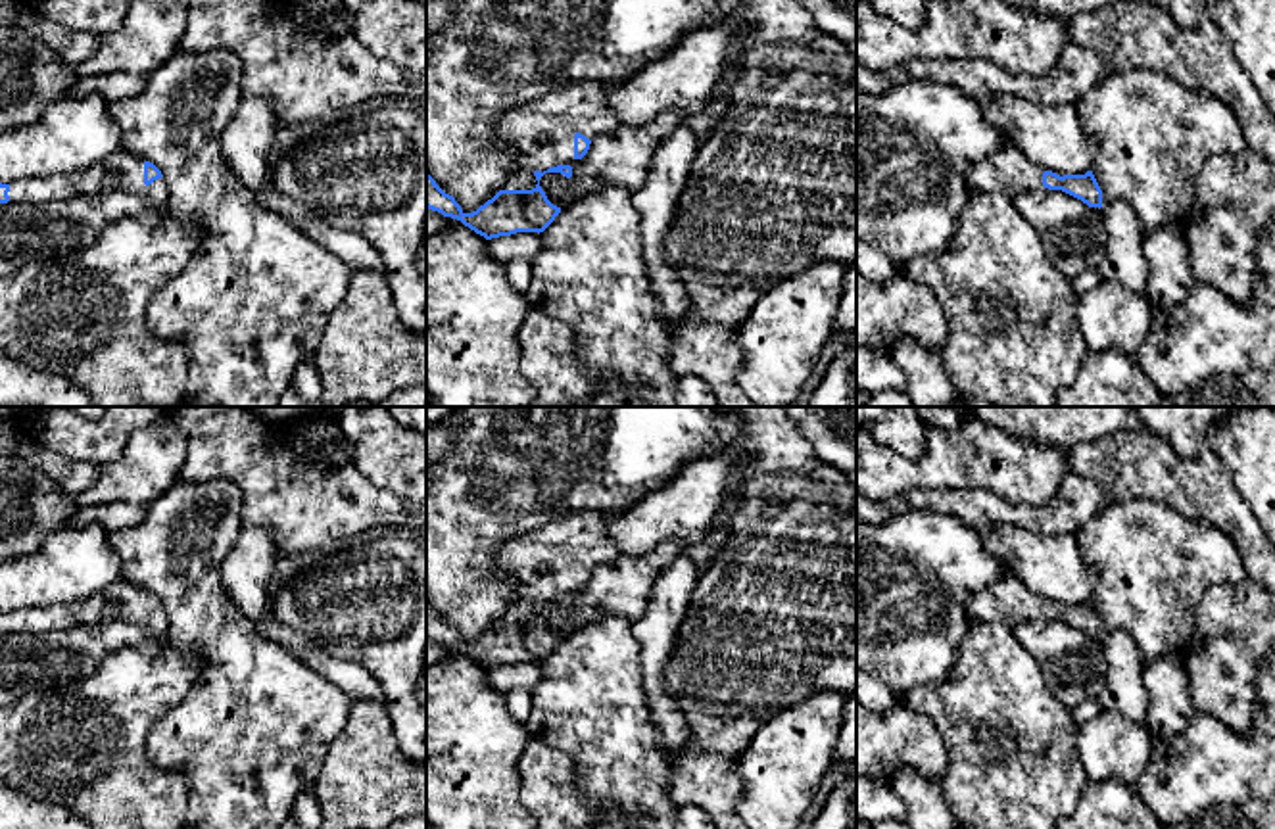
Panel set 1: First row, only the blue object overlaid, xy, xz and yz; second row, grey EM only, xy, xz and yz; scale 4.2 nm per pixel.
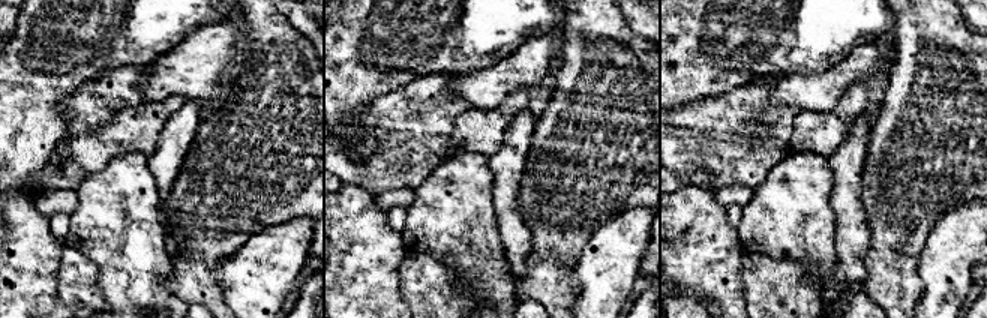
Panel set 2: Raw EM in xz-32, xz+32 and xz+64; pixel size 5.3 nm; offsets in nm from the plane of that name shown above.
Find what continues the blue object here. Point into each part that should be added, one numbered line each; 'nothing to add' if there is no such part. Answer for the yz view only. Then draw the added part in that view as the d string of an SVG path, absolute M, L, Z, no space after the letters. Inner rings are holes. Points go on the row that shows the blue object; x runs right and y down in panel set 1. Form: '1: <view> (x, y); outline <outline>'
1: yz (1009, 171); outline M1004 142L997 152L968 169L966 184L972 192L1000 192L1008 200L1016 200L1022 192L1041 188L1043 173L1043 167Z

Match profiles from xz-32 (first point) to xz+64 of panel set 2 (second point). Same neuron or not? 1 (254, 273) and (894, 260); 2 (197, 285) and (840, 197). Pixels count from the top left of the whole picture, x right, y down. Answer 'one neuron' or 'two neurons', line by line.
1: two neurons
2: two neurons

